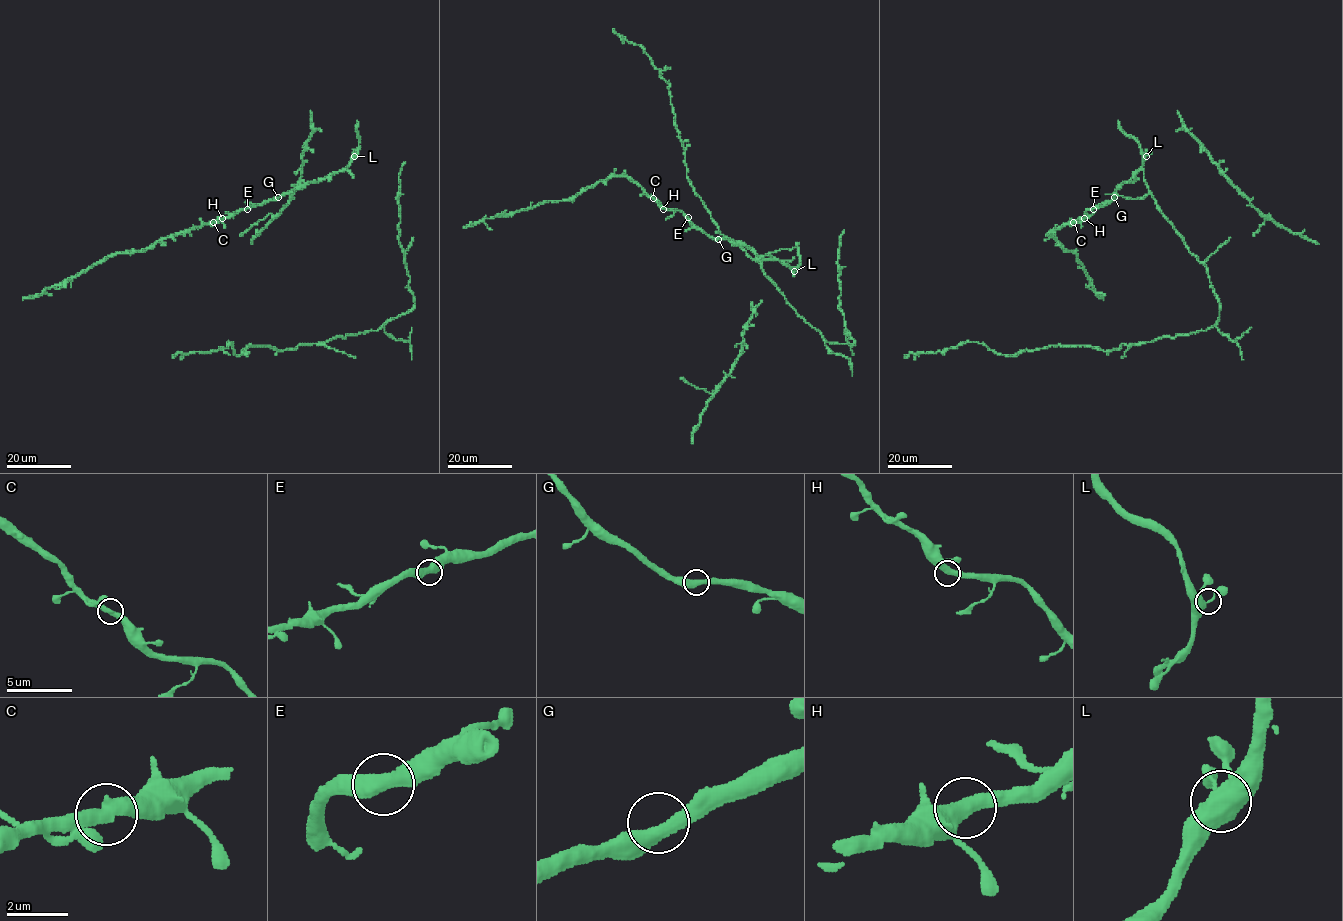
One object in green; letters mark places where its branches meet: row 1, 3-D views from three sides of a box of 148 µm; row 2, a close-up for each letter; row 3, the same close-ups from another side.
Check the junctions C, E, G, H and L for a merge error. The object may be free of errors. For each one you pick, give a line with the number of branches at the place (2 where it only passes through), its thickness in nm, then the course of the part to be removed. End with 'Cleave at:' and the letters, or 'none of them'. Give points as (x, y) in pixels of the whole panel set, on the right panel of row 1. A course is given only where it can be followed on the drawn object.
Cleave at: none of them

